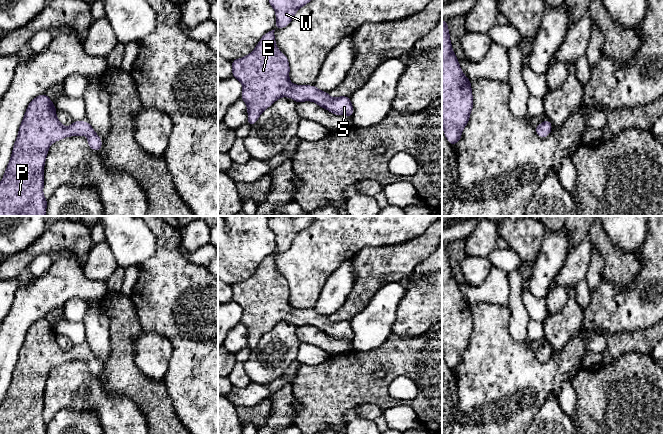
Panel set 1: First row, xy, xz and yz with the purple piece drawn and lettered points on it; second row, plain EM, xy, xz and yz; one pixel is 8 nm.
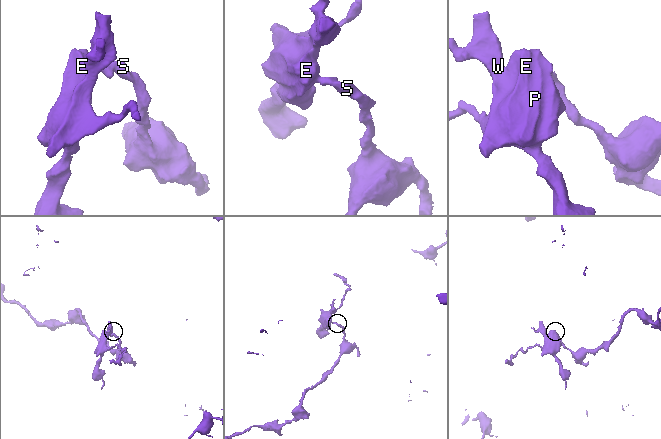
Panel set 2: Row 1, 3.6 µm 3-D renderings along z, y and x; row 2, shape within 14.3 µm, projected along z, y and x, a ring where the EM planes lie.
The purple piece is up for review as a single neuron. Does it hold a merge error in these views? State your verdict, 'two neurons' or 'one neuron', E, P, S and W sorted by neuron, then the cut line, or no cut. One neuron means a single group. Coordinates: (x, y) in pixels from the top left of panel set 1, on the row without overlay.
one neuron; groups E P S W; cut none

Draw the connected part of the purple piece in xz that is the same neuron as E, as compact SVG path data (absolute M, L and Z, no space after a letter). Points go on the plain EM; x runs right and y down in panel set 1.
M272 216L268 218L268 226L276 236L276 251L262 260L256 272L246 281L232 285L232 299L243 309L241 322L247 328L249 349L254 349L261 337L270 331L280 321L291 321L295 326L313 325L335 339L353 340L354 333L350 321L330 321L327 316L321 315L315 309L294 309L289 305L288 282L277 272L274 255L285 252L292 245L295 237L304 229L311 226L314 216Z

